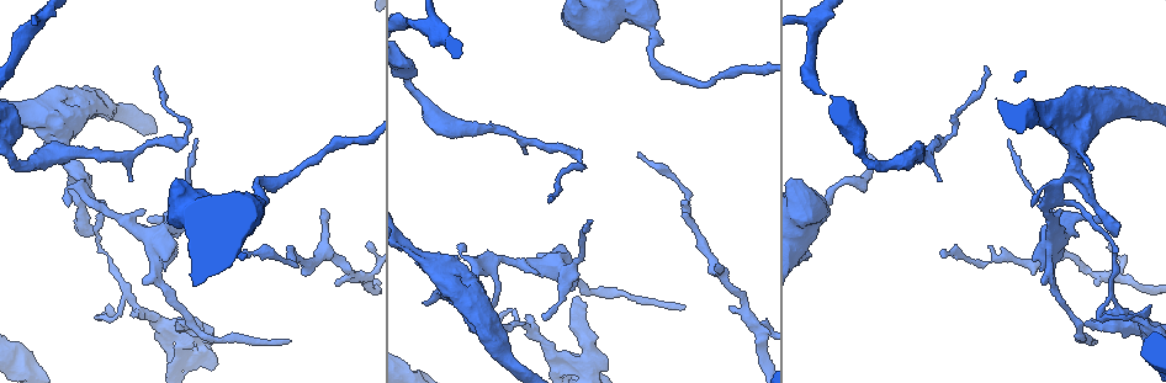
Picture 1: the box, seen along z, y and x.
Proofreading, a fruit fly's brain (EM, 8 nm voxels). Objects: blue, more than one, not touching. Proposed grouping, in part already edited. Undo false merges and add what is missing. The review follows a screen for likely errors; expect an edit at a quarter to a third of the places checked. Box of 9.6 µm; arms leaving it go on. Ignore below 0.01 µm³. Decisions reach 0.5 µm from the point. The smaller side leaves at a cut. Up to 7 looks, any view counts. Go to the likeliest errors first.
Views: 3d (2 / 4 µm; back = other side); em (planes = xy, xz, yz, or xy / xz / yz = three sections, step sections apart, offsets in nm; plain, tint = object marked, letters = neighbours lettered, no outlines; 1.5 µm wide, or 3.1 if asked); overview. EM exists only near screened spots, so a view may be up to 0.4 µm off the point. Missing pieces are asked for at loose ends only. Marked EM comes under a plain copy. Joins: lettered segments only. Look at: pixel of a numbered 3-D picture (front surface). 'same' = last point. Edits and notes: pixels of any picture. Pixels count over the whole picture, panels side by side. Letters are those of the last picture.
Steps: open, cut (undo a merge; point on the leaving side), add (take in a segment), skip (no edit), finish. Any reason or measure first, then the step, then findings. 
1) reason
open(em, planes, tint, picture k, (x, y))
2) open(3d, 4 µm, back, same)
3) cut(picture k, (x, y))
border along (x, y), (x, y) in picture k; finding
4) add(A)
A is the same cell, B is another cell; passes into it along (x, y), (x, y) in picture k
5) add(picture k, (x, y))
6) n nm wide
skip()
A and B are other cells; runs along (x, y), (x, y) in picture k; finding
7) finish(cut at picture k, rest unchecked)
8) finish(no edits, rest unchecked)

branch stops here
open(3d, 2 µm, picture 1, (246, 251))

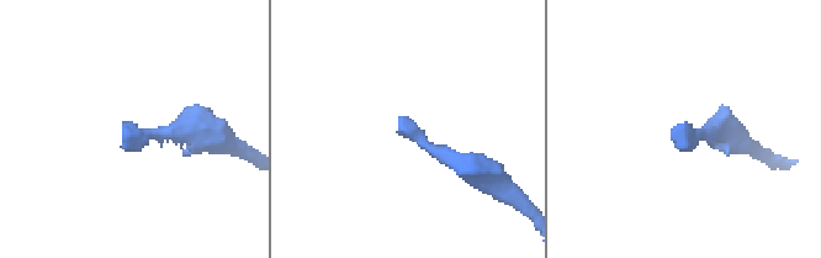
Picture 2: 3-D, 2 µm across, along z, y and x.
shape alone is not enough
open(em, planes, letters, picture 2, (124, 126))

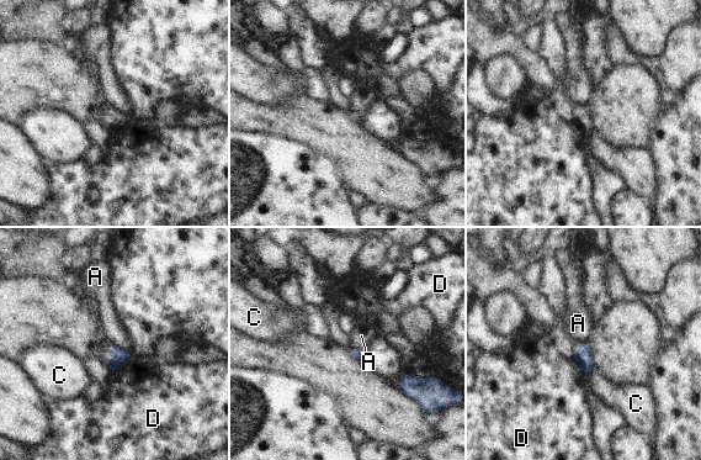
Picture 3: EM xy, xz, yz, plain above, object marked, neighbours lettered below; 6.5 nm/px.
D touches over 180 nm
skip()
A, C and D are other cells; none of them fits

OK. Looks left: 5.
arms part here
open(3d, 2 µm, back, picture 1, (1112, 293))

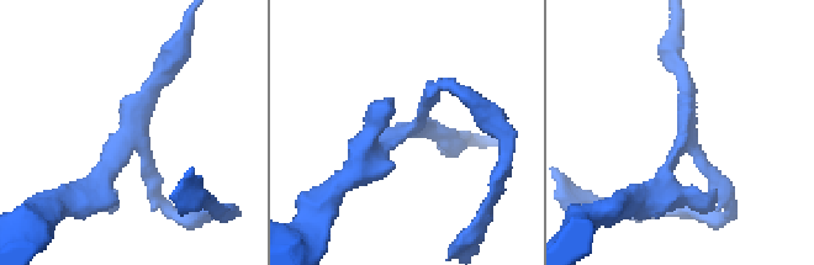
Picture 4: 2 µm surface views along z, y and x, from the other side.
3 arms; shape alone is not enough
open(em, xz, step 8, tint, picture 4, (407, 129))

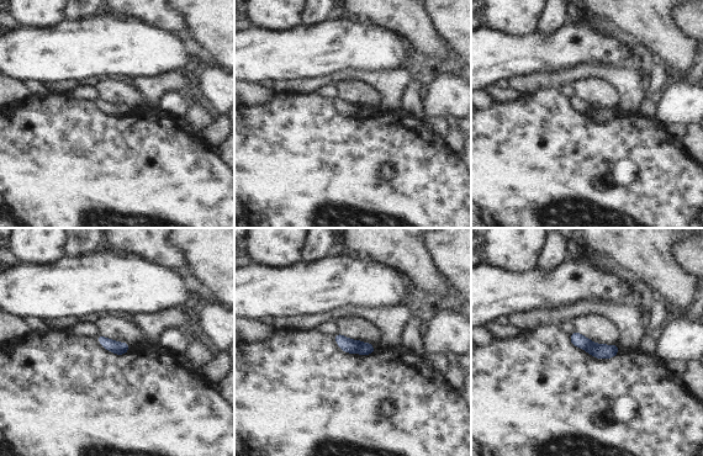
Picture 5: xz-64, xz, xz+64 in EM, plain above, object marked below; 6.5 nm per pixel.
cut it another way
open(em, planes, letters, same)

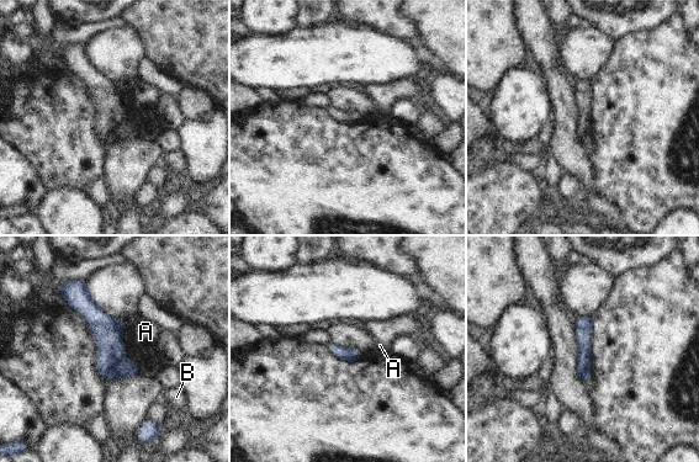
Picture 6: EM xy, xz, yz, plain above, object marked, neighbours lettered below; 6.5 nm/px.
cut(picture 6, (125, 367))
A and B are other cells; border along (125, 356), (116, 364), (106, 378) in picture 6; a second neuron is stuck on

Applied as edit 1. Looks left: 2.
open(em, planes, letters, picture 1, (716, 267))

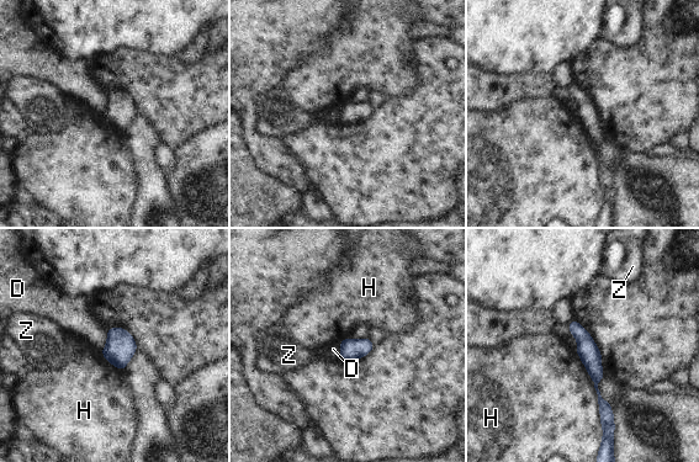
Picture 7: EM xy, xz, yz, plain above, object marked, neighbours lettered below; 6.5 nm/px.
H touches over 550 nm
skip()
D, H and Z are other cells; runs along (573, 324), (593, 362), (603, 418) in picture 7; no lettered segment goes on from it

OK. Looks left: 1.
finish(cut at picture 6, rest unchecked)

